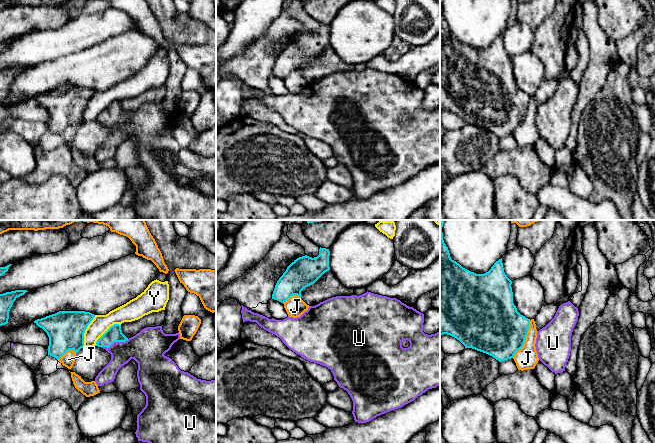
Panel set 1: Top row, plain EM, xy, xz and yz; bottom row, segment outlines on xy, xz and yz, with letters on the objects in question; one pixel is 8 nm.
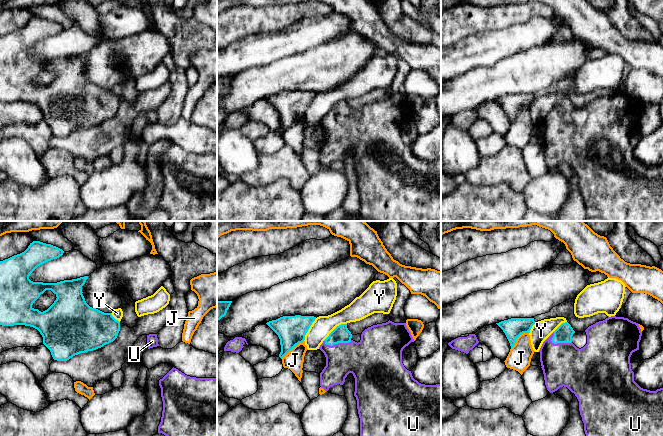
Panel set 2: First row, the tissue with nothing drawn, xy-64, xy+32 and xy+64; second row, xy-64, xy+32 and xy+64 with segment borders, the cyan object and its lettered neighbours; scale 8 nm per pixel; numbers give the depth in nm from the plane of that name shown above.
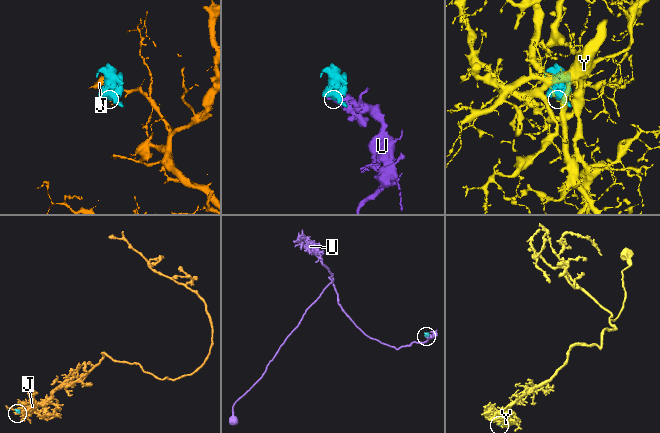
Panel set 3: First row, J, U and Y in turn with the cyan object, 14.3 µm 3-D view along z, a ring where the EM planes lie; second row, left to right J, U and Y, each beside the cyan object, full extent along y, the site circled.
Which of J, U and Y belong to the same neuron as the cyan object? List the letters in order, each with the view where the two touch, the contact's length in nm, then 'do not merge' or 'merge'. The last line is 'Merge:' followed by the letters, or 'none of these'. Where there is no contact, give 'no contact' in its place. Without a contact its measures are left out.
J: yz | 340 nm | do not merge
U: xy | 240 nm | merge
Y: xy | 280 nm | do not merge
Merge: U

